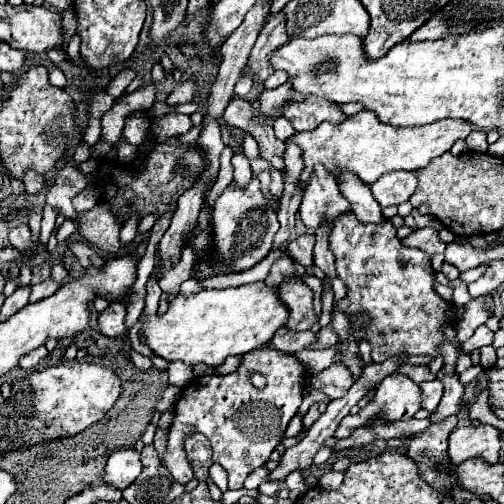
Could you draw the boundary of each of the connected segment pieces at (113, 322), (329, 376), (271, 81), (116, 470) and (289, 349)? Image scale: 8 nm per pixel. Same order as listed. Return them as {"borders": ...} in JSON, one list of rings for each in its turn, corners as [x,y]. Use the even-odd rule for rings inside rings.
{"borders":[[[[111,302],[109,308],[99,316],[99,330],[105,336],[117,336],[131,346],[129,330],[125,326],[125,314],[127,314],[127,310],[125,310],[123,302]]],[[[337,362],[325,368],[323,372],[317,372],[311,376],[311,386],[321,390],[331,400],[343,398],[349,392],[351,384],[353,384],[353,374],[343,362]]],[[[277,70],[264,82],[264,87],[267,89],[273,89],[285,83],[288,79],[289,76],[287,72]]],[[[135,448],[117,450],[109,456],[105,468],[105,482],[117,488],[127,488],[143,470],[139,452]]],[[[282,327],[275,333],[269,344],[271,344],[271,348],[291,354],[302,351],[315,340],[316,334],[310,330],[296,332]]]]}

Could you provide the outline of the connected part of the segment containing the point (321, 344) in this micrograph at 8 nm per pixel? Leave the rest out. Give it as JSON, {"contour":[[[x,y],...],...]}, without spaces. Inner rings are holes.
{"contour":[[[327,326],[327,328],[321,328],[321,330],[317,332],[317,344],[315,344],[313,348],[331,348],[331,346],[335,346],[337,342],[339,342],[339,338],[337,338],[335,330],[333,330],[331,326]]]}

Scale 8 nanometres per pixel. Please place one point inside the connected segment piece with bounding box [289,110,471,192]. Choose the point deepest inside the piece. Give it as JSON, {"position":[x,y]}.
{"position":[362,145]}

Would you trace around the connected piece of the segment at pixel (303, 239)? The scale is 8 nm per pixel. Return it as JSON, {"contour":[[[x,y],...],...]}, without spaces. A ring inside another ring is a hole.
{"contour":[[[303,234],[289,242],[287,252],[303,266],[311,266],[313,264],[313,246],[315,246],[315,234]]]}

